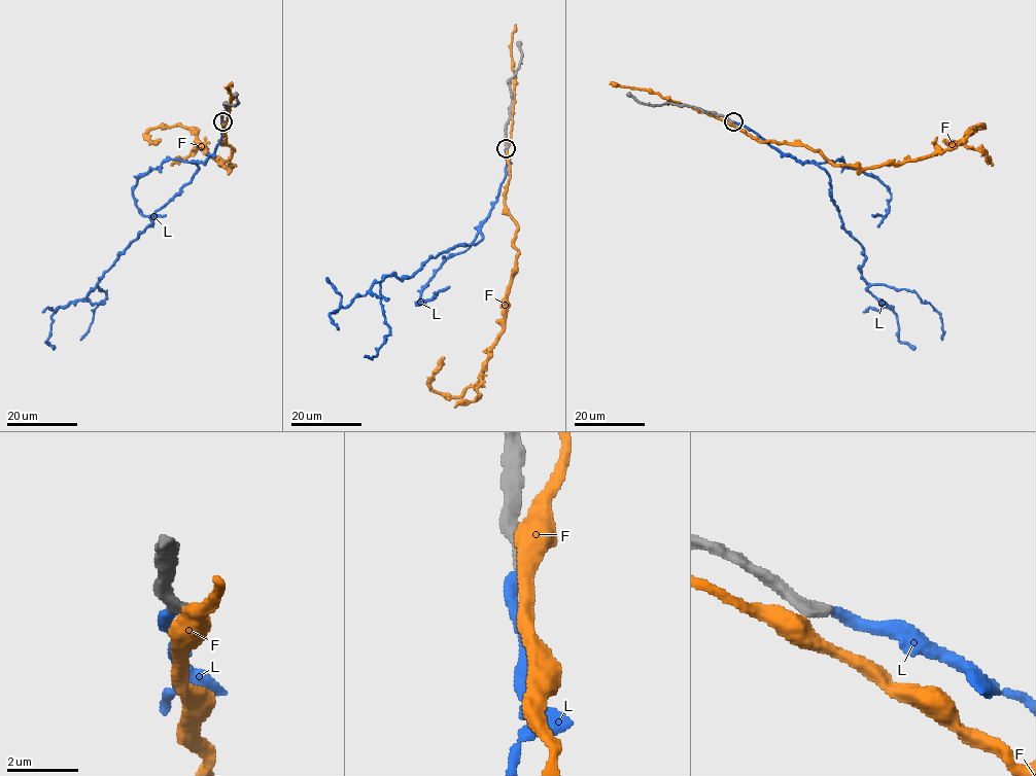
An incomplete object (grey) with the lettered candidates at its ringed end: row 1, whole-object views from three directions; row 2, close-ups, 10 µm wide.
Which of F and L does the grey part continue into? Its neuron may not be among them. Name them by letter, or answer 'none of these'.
L

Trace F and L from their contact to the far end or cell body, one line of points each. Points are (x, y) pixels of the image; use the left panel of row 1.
F: (223, 122), (220, 143), (233, 149), (229, 169), (187, 129), (157, 127), (146, 134), (161, 140)
L: (222, 121), (215, 150), (197, 164), (192, 179), (97, 284), (106, 297), (80, 340)

